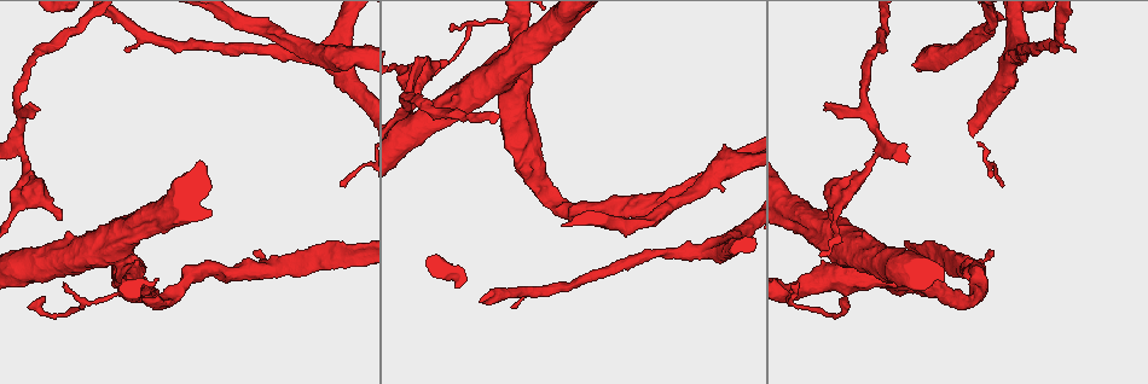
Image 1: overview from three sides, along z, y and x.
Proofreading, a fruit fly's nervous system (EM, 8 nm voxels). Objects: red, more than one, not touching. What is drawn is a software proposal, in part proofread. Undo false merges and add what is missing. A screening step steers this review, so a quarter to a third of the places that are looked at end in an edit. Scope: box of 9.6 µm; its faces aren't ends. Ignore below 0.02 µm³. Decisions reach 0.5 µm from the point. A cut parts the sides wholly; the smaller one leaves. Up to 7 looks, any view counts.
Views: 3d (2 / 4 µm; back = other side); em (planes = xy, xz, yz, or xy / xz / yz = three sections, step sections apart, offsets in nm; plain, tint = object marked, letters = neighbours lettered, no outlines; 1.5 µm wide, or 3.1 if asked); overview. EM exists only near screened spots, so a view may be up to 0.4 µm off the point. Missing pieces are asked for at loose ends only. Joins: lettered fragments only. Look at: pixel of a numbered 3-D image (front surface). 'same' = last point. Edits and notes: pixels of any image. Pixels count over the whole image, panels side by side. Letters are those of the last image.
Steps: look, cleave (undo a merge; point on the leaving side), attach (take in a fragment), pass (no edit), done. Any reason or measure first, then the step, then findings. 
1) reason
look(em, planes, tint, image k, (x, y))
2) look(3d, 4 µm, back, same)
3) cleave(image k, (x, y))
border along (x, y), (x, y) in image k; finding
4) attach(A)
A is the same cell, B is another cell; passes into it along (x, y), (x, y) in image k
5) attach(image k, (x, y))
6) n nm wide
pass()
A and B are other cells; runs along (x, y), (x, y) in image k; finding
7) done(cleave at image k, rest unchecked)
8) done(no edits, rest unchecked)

sudden change in width
look(3d, 2 µm, image 1, (689, 253))

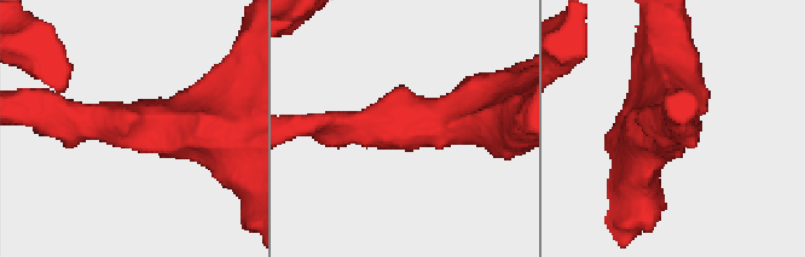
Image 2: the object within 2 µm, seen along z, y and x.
arms of 200, 440 nm; shape alone is not enough
look(em, xy, step 8, tint, image 2, (125, 124))

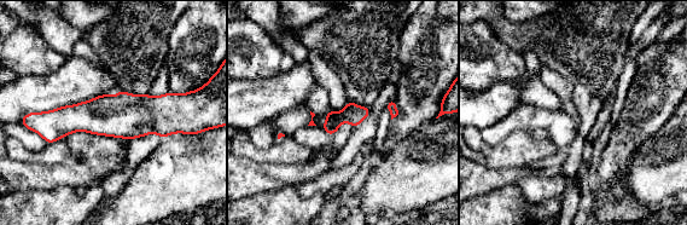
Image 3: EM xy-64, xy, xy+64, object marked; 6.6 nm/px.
cut it another way
look(em, planes, letters, same)

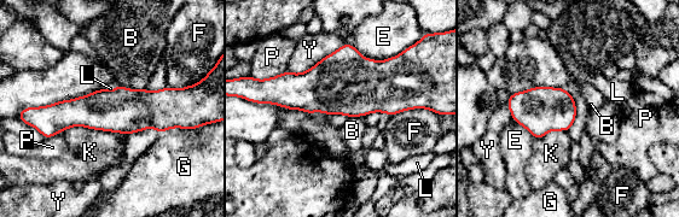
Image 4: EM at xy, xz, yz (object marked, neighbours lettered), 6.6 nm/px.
pass()
B, E, F, G, K, L, P and Y are other cells; border along (344, 44), (305, 71), (288, 71) in image 4; continuous, no second neuron

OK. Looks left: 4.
free end
look(em, planes, letters, image 1, (1074, 47))

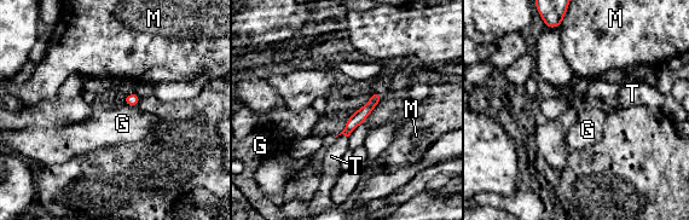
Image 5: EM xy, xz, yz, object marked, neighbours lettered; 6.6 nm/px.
G touches over 100 nm
pass()
G, M and T are other cells; border along (347, 135), (339, 134), (335, 138) in image 5; none of them fits

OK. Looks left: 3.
branch stops here
look(em, xy, step 8, tint, image 1, (39, 110))

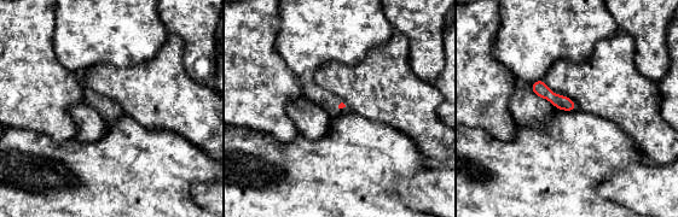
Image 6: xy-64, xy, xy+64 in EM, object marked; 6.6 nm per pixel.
look(em, xz, step 8, letters, same)

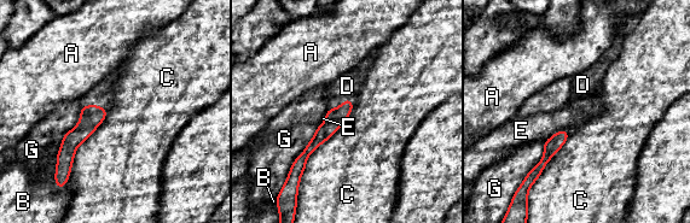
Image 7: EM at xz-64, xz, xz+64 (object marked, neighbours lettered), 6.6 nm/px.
attach(D)
D is the same cell, A, B, C, E and G are other cells; passes into it along (335, 117), (348, 98), (347, 86) in image 7; the neuron continues

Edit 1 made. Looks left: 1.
done(attach at image 7, rest unchecked)

